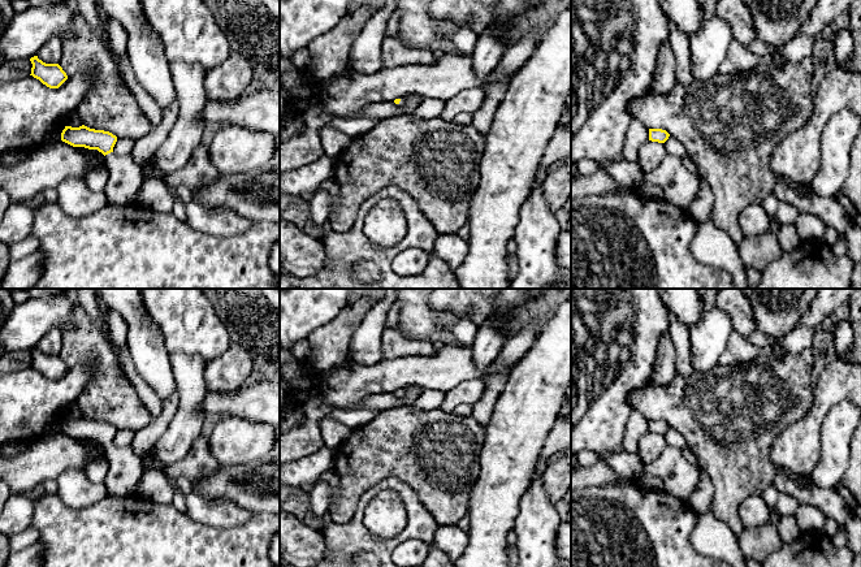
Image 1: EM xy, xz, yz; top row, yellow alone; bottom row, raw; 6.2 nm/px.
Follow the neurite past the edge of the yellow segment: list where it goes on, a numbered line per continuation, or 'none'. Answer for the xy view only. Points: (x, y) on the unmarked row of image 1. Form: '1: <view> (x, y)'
1: xy (125, 467)

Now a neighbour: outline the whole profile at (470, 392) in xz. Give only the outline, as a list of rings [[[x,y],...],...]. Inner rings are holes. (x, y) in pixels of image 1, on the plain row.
[[[472,378],[458,384],[455,388],[445,393],[445,399],[440,406],[440,410],[453,412],[459,404],[473,406],[484,394],[484,385],[483,378]]]

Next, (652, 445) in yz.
[[[648,432],[639,441],[637,454],[644,464],[656,460],[667,447],[663,434]]]

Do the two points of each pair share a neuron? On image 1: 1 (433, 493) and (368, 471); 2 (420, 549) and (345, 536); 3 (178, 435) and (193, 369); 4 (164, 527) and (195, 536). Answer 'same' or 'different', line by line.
1: same
2: different
3: same
4: same

